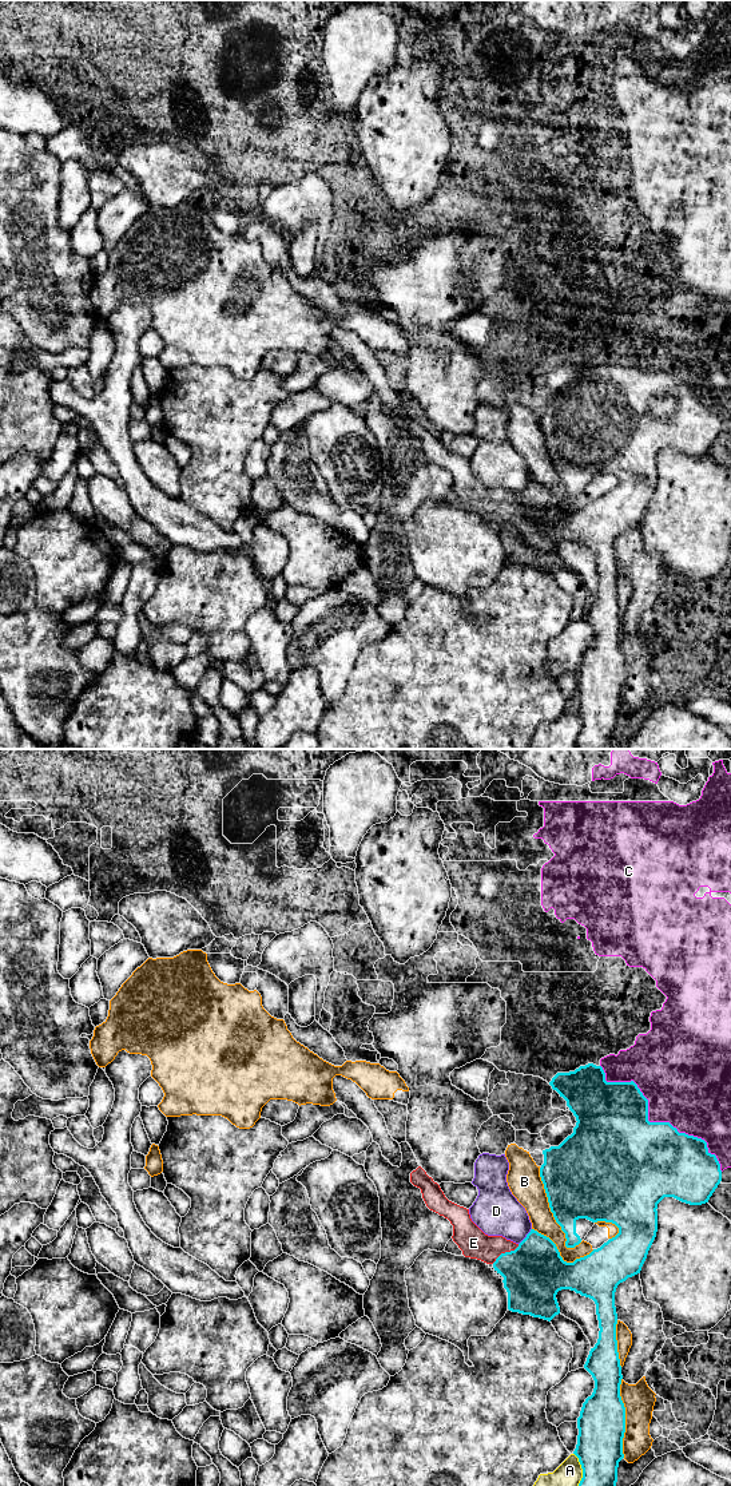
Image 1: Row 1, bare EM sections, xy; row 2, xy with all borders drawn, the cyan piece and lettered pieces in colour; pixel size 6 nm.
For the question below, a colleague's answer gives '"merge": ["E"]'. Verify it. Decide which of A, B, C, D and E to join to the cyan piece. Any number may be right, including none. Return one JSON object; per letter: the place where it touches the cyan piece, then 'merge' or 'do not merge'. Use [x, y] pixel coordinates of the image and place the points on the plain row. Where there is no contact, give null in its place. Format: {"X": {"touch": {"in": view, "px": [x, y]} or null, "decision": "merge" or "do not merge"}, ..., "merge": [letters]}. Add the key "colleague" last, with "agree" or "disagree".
{"A": {"touch": {"in": "xy", "px": [583, 726]}, "decision": "do not merge"}, "B": {"touch": {"in": "xy", "px": [551, 462]}, "decision": "do not merge"}, "C": {"touch": {"in": "xy", "px": [652, 373]}, "decision": "do not merge"}, "D": {"touch": {"in": "xy", "px": [527, 487]}, "decision": "do not merge"}, "E": {"touch": {"in": "xy", "px": [505, 503]}, "decision": "merge"}, "merge": ["E"], "colleague": "agree"}

